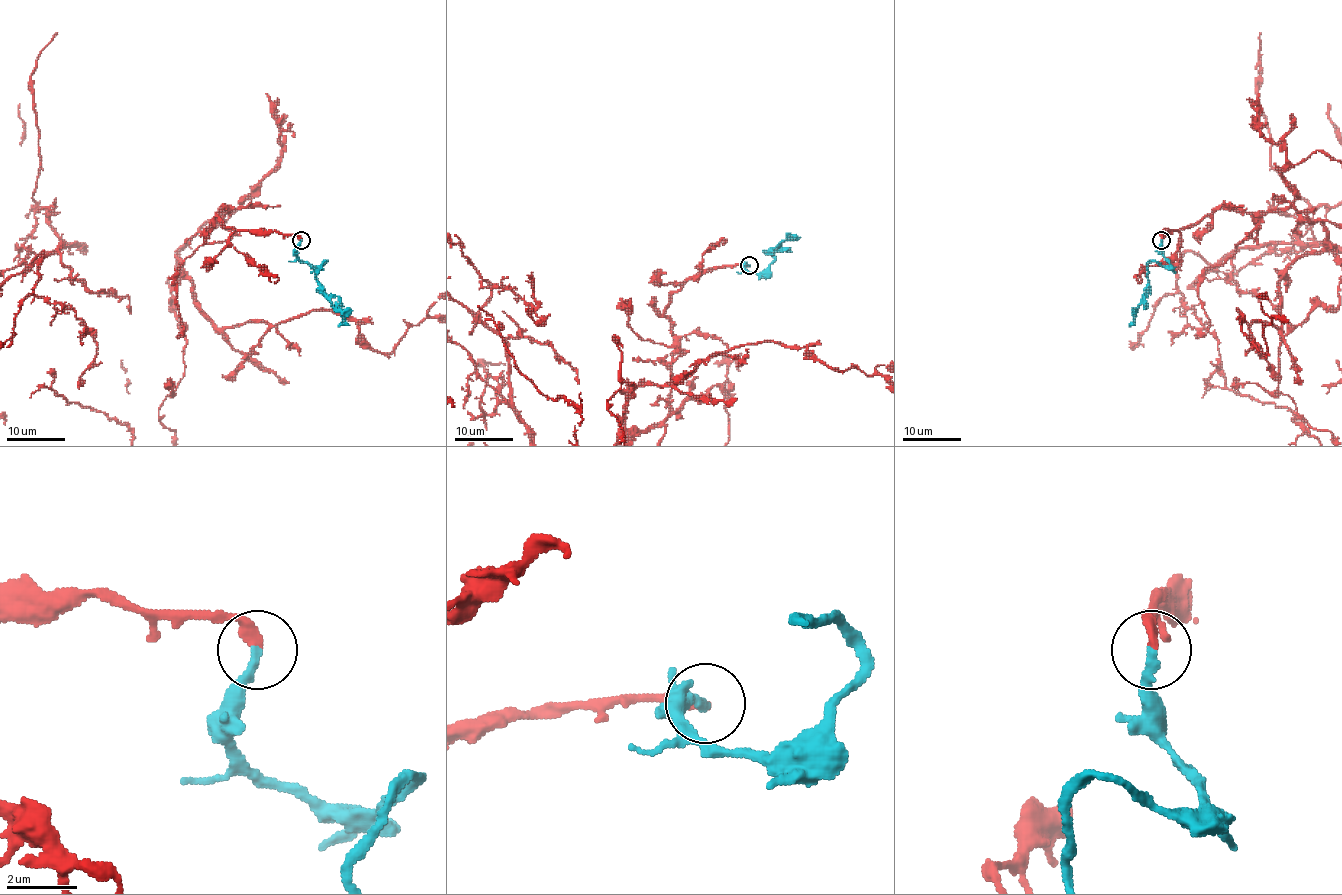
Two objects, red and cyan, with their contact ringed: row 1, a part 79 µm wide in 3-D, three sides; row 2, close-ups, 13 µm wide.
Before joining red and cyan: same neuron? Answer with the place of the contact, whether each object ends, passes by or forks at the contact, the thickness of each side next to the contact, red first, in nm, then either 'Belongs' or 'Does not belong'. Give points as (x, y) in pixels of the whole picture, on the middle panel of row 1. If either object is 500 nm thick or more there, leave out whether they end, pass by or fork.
Place: (749, 265). At the ring red ends. At the ring cyan ends. Thickness 320 nm (red) against 260 nm. Belongs

